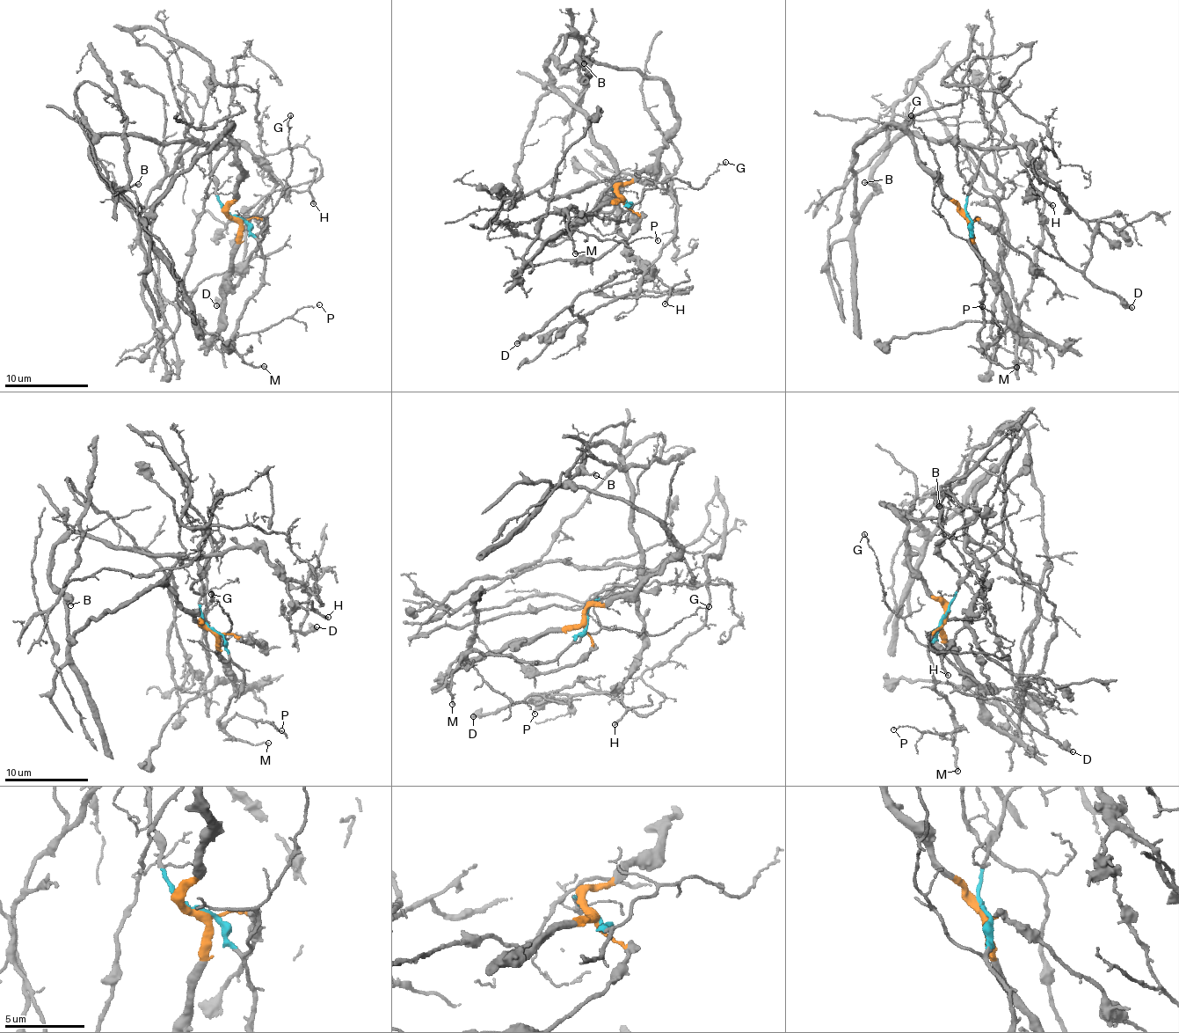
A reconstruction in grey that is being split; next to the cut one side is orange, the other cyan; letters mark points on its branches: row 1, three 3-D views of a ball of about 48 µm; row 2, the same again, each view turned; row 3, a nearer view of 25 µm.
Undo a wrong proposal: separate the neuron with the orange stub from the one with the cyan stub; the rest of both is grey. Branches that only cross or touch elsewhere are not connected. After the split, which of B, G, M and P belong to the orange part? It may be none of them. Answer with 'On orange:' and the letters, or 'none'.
On orange: B

